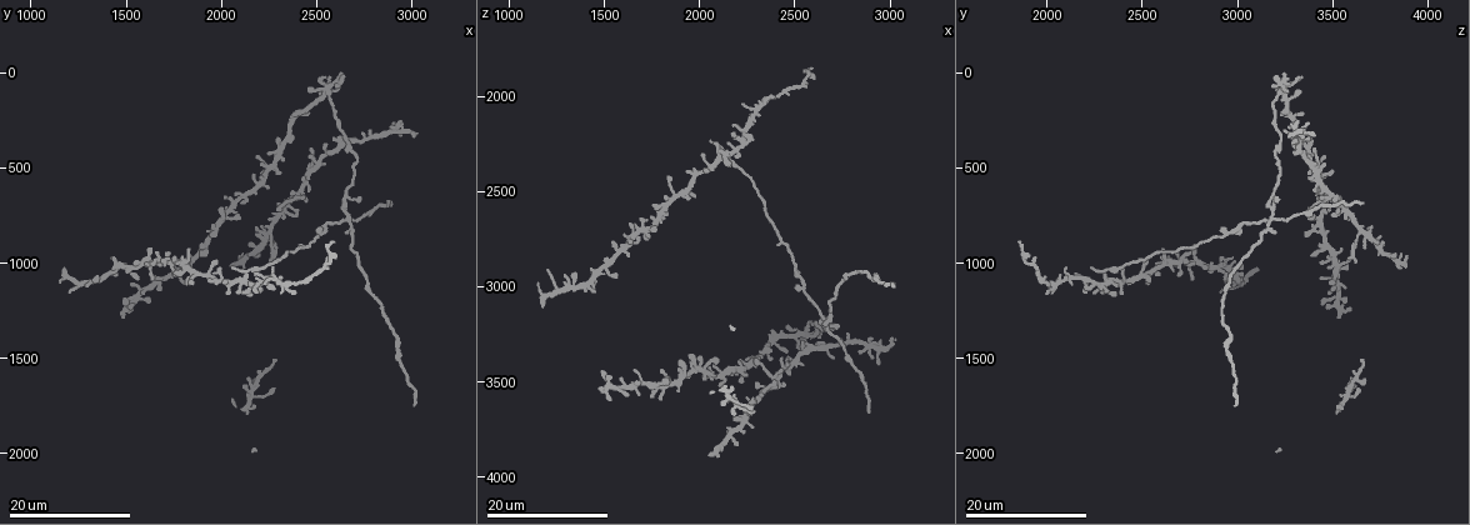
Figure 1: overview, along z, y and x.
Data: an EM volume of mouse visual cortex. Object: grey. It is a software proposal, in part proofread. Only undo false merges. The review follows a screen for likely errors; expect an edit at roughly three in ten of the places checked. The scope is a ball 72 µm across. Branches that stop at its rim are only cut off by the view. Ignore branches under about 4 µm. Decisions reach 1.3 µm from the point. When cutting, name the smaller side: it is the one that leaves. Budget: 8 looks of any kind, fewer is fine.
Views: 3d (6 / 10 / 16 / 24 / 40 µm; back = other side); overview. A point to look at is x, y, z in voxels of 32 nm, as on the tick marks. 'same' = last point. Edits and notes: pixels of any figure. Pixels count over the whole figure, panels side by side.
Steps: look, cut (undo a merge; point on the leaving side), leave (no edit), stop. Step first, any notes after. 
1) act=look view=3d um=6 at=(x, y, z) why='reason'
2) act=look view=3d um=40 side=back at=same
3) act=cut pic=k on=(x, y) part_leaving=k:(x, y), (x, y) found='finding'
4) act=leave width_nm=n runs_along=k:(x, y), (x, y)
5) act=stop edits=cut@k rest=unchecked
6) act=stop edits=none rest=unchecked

act=look view=3d um=24 at=(2550, 1030, 1940) why='small branch off a trunk'

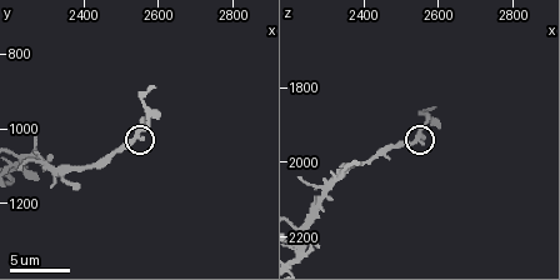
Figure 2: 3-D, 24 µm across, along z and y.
act=look view=3d um=6 at=(2540, 1020, 1930) why='zoom in'

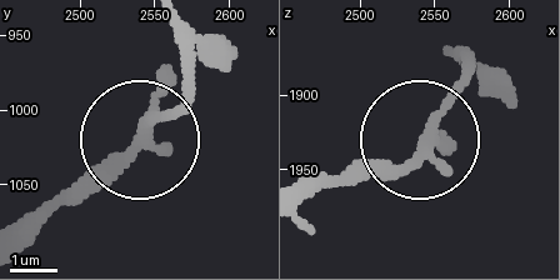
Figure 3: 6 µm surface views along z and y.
act=leave arms=3 runs_along=3:(23, 215), (95, 188), (186, 84) found='continuous, no second neuron'

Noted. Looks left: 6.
act=look view=3d um=16 at=(2670, 760, 3170) why='four or more arms meet'

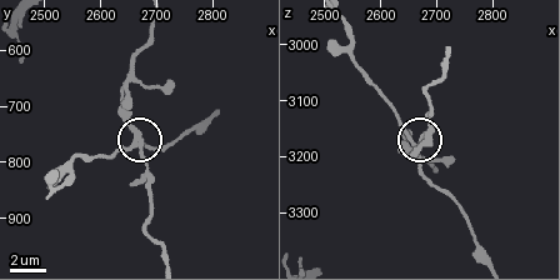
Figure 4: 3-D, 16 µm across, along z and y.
act=look view=3d um=6 at=(2660, 770, 3175)

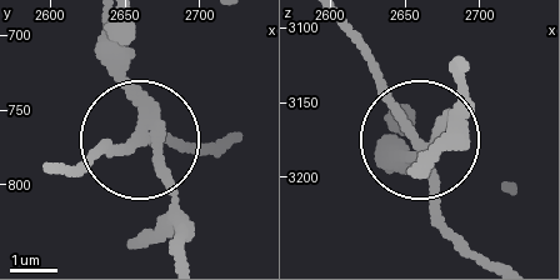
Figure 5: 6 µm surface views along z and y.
act=cut pic=5 on=(104, 145) arms=4 part_leaving=5:(143, 130), (63, 166) found='a second neuron is stuck on'

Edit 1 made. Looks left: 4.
act=look view=overview

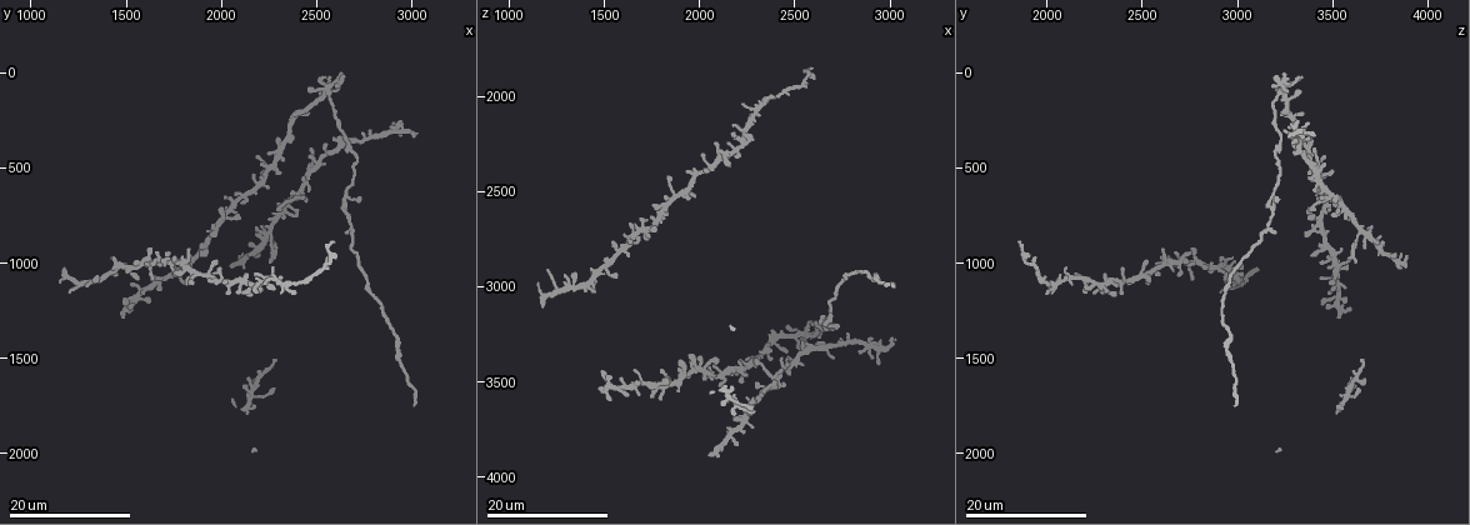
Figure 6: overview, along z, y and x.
act=look view=3d um=24 at=(2390, 650, 3470) why='small branch off a trunk'

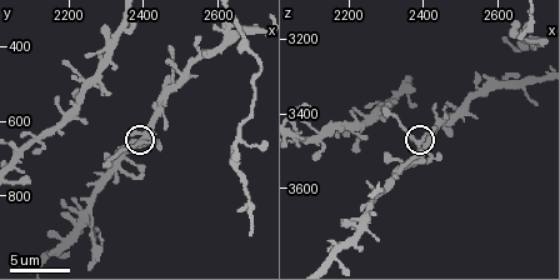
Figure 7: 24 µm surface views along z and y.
act=look view=3d um=6 at=(2390, 650, 3480)

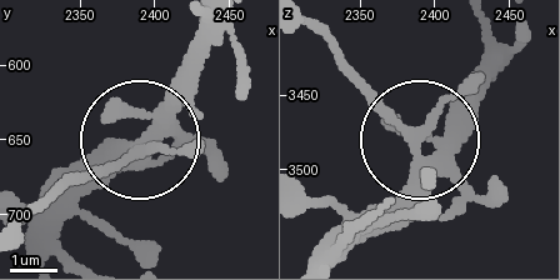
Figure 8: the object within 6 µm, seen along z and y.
act=look view=3d um=6 side=back at=(2386, 656, 3484)

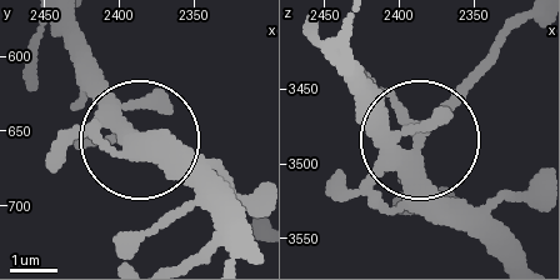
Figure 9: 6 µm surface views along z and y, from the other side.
act=leave arms=3 runs_along=9:(318, 46), (414, 143), (493, 63) found='continuous, no second neuron'

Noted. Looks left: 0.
act=stop edits=cut@5 rest=unchecked

